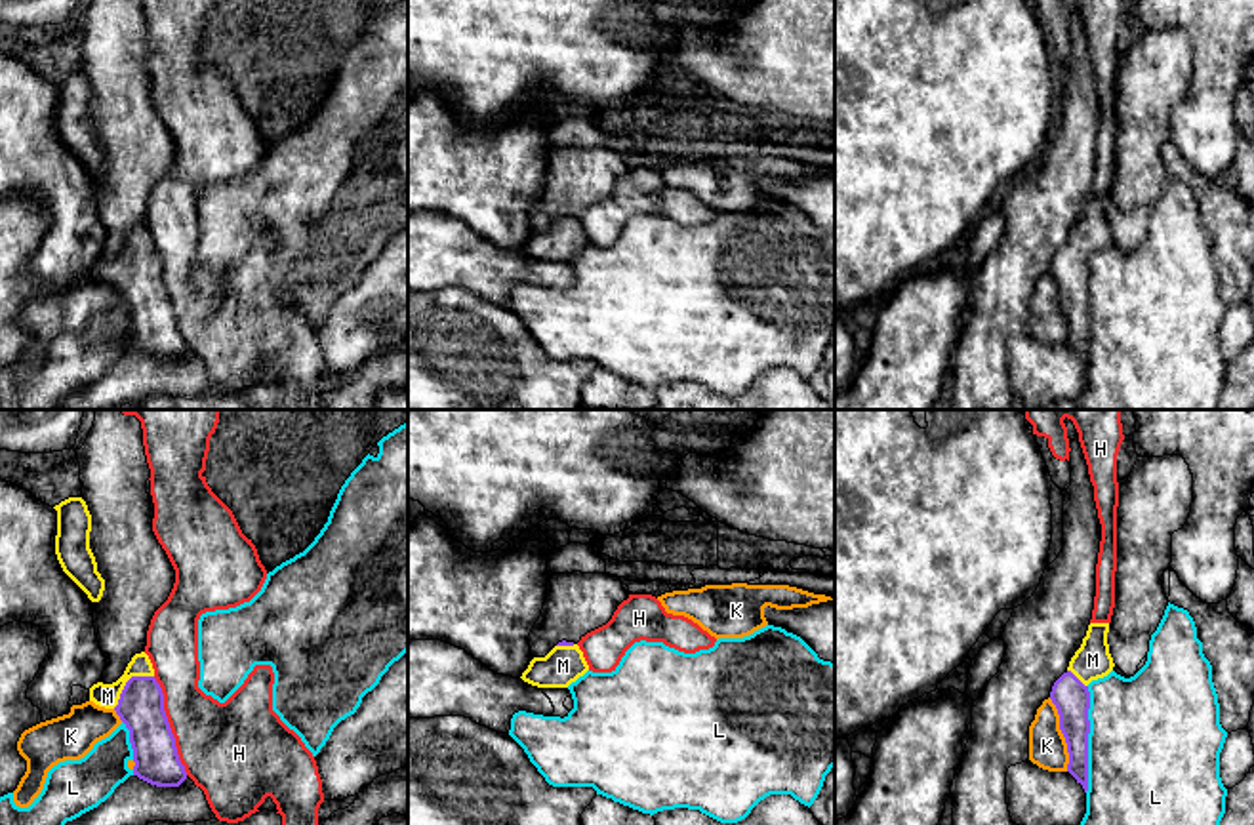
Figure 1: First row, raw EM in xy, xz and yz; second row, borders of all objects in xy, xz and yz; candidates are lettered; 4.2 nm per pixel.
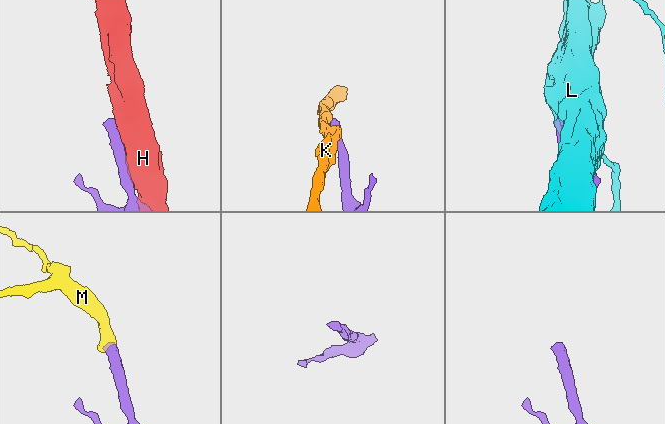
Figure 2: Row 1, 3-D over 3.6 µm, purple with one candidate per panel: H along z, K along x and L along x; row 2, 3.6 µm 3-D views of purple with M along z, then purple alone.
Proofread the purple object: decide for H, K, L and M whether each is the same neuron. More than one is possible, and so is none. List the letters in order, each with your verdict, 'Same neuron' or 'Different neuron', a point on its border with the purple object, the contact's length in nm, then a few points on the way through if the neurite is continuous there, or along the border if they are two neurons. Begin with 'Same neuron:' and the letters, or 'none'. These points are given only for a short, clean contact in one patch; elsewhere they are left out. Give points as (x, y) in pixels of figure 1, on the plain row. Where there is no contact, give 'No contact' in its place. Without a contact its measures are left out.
Same neuron: M
H: Different neuron. Touches purple at xy (168, 300). Shared border 440 nm
K: Different neuron. Touches purple at yz (1062, 305). Shared border 320 nm. Boundary: yz (1049, 271), (1056, 282), (1058, 301), (1066, 317), (1068, 343)
L: Different neuron. Touches purple at yz (1087, 313). Shared border 440 nm
M: Same neuron. Touches purple at xy (126, 256). Shared border 220 nm. Path across: xy (140, 281), (136, 265), (126, 256), (113, 269), (107, 269)

